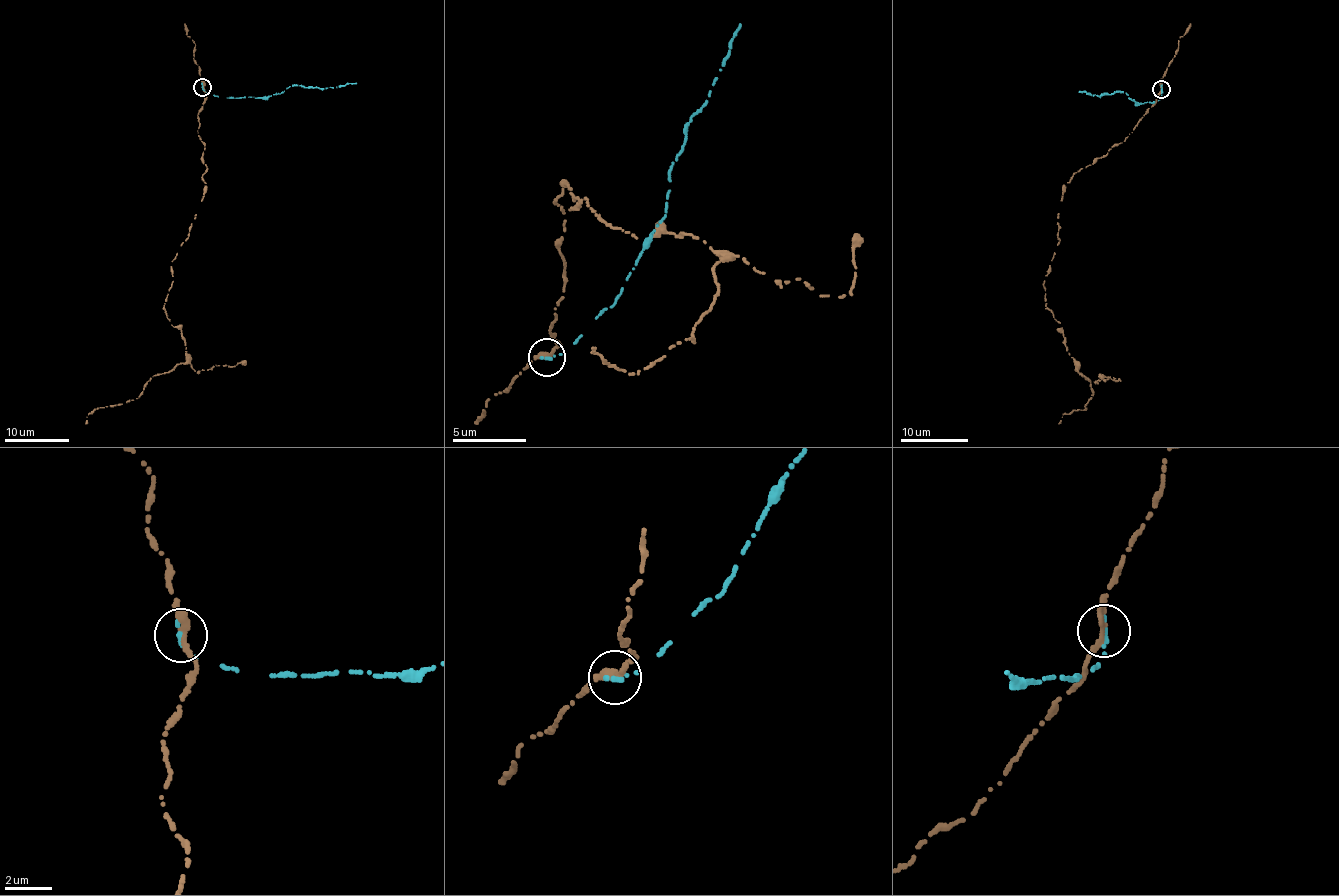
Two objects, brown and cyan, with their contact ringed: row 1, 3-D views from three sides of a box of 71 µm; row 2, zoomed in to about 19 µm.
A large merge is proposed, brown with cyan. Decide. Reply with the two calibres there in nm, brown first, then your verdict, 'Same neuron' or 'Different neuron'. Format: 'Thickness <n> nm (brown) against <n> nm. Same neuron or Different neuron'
Thickness 260 nm (brown) against 240 nm. Different neuron

